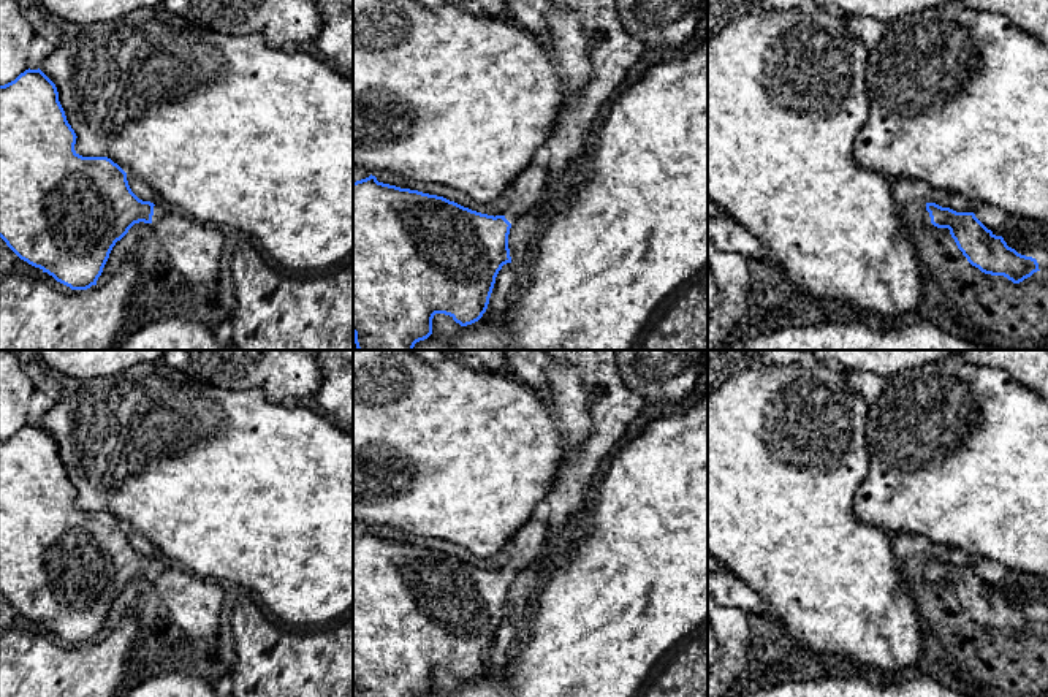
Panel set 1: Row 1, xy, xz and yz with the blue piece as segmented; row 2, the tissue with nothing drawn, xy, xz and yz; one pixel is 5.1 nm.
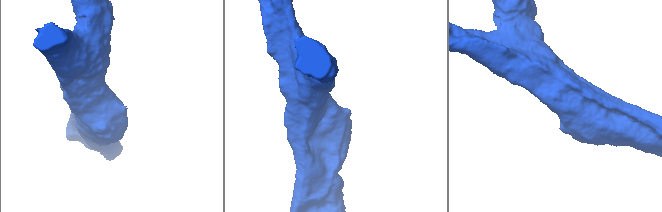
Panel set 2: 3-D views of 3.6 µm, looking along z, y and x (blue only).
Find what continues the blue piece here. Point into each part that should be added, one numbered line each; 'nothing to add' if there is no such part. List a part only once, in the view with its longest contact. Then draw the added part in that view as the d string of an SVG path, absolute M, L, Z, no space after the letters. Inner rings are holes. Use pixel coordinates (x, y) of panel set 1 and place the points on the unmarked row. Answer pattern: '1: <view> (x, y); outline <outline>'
1: xy (159, 564); outline M155 559L154 561L154 570L152 570L152 580L155 580L157 577L160 577L163 573L163 570L166 569L169 562L166 559Z

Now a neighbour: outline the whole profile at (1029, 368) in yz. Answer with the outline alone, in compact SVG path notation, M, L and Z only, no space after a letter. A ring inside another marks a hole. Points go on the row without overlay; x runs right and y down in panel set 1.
M963 350L959 360L1002 369L1048 401L1048 350Z

